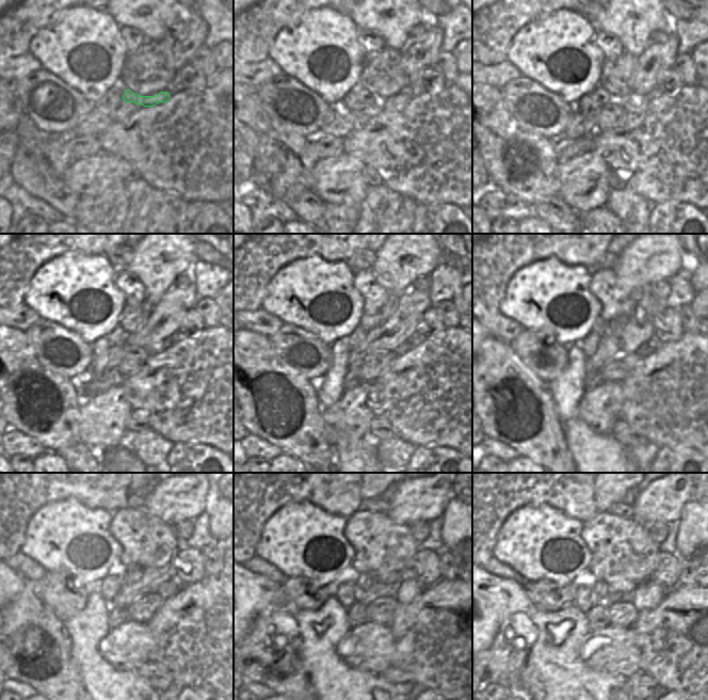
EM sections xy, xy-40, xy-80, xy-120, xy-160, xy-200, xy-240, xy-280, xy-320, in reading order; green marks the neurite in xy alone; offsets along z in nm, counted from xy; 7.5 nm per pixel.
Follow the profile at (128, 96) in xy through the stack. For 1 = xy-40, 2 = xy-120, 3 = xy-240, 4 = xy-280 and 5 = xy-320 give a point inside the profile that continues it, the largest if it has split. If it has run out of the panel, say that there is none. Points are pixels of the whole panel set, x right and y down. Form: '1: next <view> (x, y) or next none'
1: next xy-40 (357, 96)
2: next xy-120 (101, 348)
3: next xy-240 (111, 689)
4: next xy-280 (327, 674)
5: next xy-320 (576, 689)

